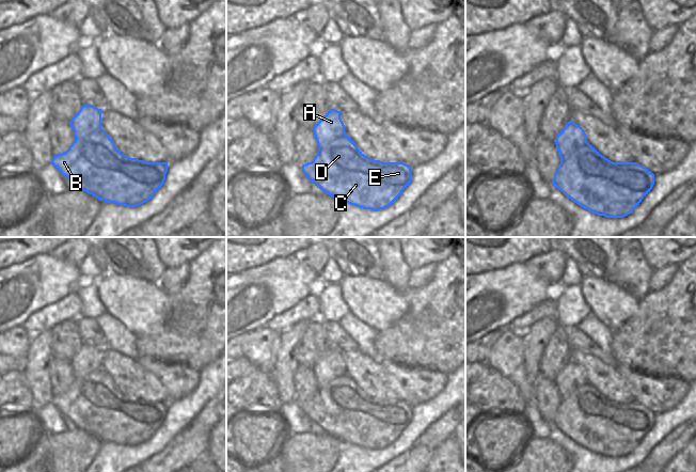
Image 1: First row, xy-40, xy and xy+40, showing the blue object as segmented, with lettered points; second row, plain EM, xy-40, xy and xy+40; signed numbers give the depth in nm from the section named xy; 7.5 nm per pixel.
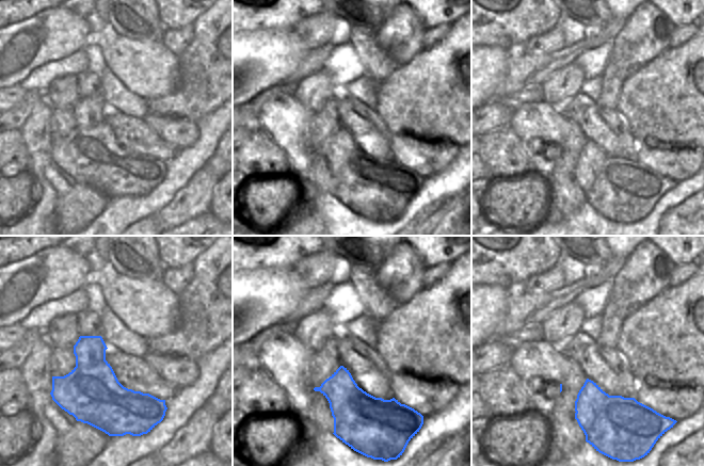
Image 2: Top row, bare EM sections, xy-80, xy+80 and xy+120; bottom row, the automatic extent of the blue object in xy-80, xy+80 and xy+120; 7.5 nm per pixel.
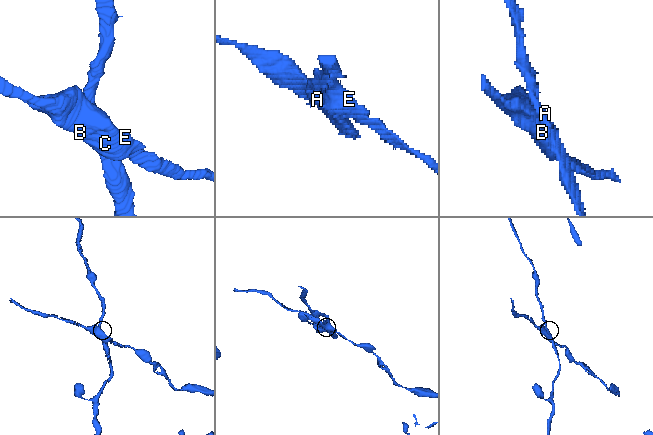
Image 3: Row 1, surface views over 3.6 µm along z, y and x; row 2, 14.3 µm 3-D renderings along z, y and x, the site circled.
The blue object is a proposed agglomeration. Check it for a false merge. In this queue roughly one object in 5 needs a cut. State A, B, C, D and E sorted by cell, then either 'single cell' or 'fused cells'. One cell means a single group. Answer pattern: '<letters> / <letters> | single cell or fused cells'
A / B C D E | fused cells

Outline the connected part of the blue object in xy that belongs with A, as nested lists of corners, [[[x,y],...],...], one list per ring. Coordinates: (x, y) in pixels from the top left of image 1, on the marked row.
[[[331,109],[315,124],[312,130],[318,147],[322,147],[339,137],[346,136],[341,111]]]

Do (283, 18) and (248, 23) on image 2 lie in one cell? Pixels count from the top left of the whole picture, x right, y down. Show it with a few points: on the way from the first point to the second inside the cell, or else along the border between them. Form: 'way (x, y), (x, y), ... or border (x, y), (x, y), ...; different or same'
way (274, 18), (256, 18); same

